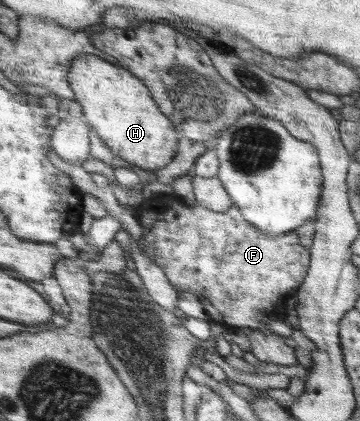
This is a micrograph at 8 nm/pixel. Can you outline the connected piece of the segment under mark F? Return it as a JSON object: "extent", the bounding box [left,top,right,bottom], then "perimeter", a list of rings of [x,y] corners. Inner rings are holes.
{"extent":[139,197,311,366],"perimeter":[[[171,197],[168,201],[158,201],[158,199],[144,201],[139,222],[143,239],[140,251],[143,253],[144,246],[153,249],[153,253],[148,257],[161,266],[176,291],[178,288],[180,291],[192,293],[214,322],[252,328],[253,334],[249,336],[252,355],[261,362],[286,366],[298,364],[294,349],[287,346],[267,324],[270,320],[279,321],[284,318],[281,312],[287,307],[285,299],[288,293],[295,292],[309,270],[311,253],[307,247],[300,245],[296,232],[280,235],[265,234],[243,218],[238,206],[233,205],[224,212],[218,212],[197,204],[186,206],[178,199],[173,201]]]}

